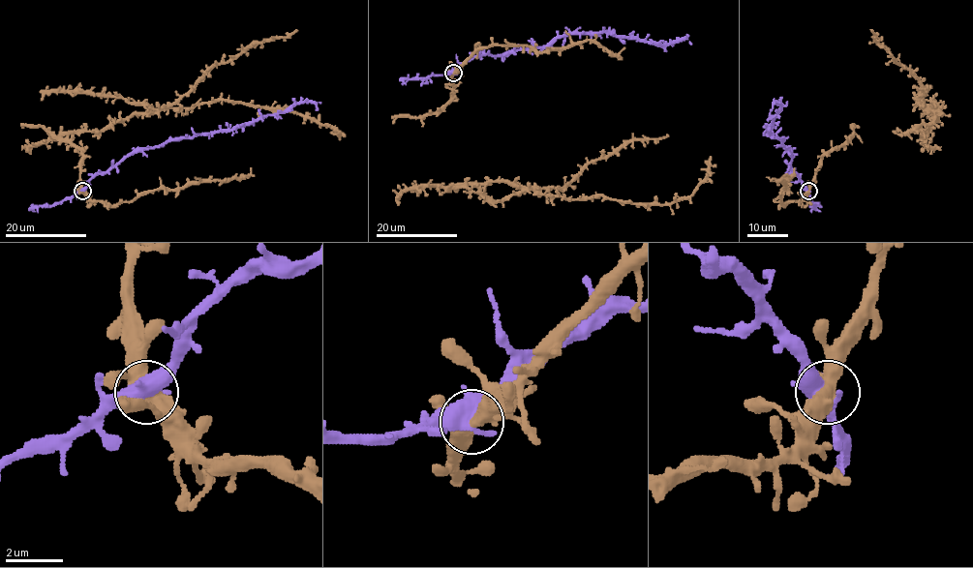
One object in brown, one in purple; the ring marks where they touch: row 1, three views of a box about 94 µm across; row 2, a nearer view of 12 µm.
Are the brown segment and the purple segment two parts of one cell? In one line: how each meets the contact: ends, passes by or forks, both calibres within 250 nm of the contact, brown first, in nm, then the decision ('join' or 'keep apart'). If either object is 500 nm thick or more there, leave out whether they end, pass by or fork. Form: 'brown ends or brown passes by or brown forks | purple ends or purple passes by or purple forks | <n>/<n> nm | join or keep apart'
brown forks | purple forks | 420/480 nm | keep apart

